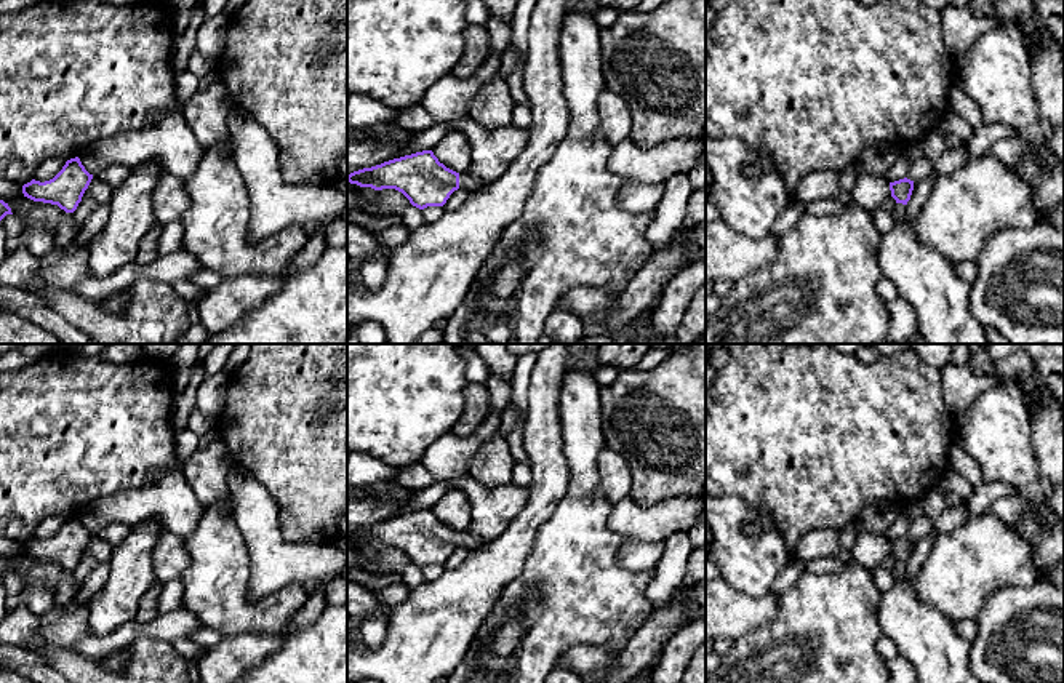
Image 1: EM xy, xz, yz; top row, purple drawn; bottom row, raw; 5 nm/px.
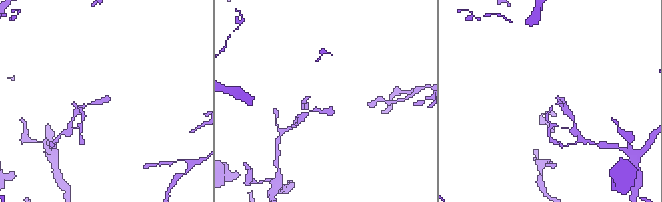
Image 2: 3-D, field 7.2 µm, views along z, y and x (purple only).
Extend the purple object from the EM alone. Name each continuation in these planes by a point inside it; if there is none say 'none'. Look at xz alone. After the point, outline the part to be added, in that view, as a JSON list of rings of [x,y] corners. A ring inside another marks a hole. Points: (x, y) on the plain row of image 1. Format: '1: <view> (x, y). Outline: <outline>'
1: xz (469, 541). Outline: [[[461,531],[459,533],[459,547],[464,547],[467,550],[478,549],[485,544],[486,541],[480,536],[472,534],[470,531]]]

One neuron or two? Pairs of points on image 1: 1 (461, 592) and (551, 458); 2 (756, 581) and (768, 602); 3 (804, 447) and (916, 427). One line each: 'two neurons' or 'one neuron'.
1: one neuron
2: two neurons
3: one neuron

